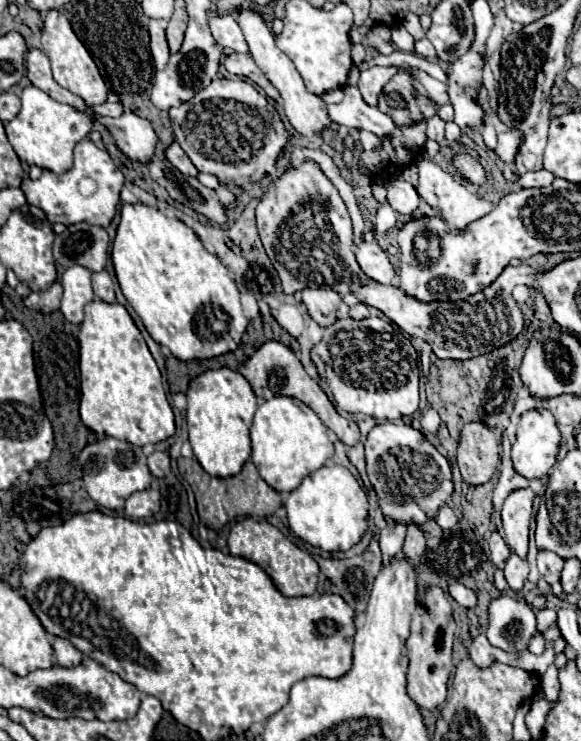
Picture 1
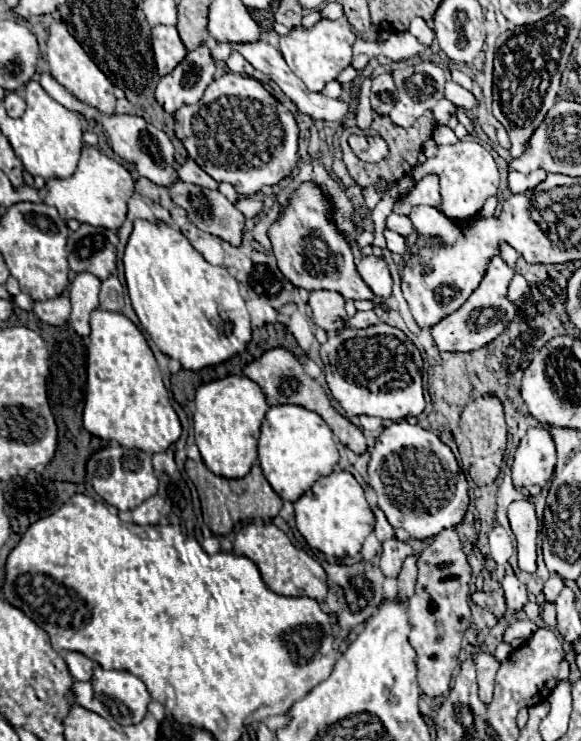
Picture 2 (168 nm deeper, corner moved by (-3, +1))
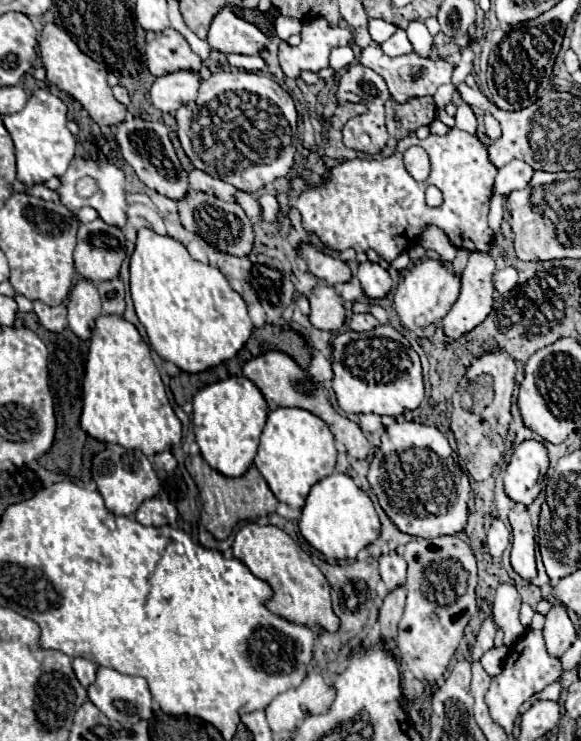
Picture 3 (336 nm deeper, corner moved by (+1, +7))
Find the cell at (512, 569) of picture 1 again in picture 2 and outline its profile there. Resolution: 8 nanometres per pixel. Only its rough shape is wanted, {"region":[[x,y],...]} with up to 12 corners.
{"region":[[515,574],[501,586],[507,608],[519,612],[527,604],[527,586]]}

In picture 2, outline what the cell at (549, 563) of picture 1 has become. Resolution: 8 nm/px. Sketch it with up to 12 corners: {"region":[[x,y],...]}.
{"region":[[551,574],[543,588],[545,600],[553,602],[563,588],[563,578]]}

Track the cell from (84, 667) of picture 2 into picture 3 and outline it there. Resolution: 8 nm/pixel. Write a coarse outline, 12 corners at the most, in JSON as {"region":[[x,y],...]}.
{"region":[[85,658],[73,660],[83,688],[95,682],[97,666]]}

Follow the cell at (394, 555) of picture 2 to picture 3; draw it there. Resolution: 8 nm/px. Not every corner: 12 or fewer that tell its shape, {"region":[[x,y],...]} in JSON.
{"region":[[397,552],[381,556],[379,572],[389,592],[405,584],[407,564]]}

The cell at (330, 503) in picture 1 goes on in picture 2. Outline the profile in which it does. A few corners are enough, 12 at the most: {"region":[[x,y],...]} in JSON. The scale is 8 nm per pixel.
{"region":[[333,470],[295,504],[311,548],[359,554],[375,516],[353,474]]}

